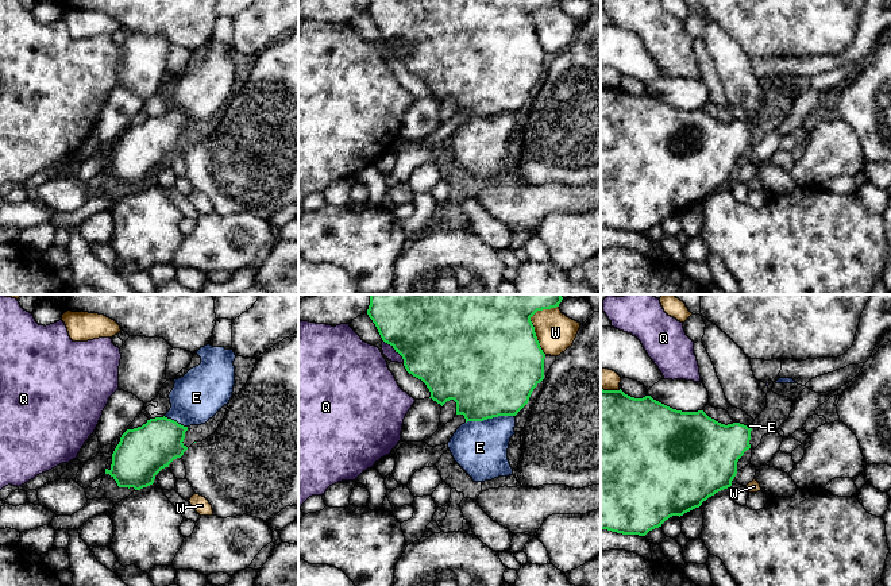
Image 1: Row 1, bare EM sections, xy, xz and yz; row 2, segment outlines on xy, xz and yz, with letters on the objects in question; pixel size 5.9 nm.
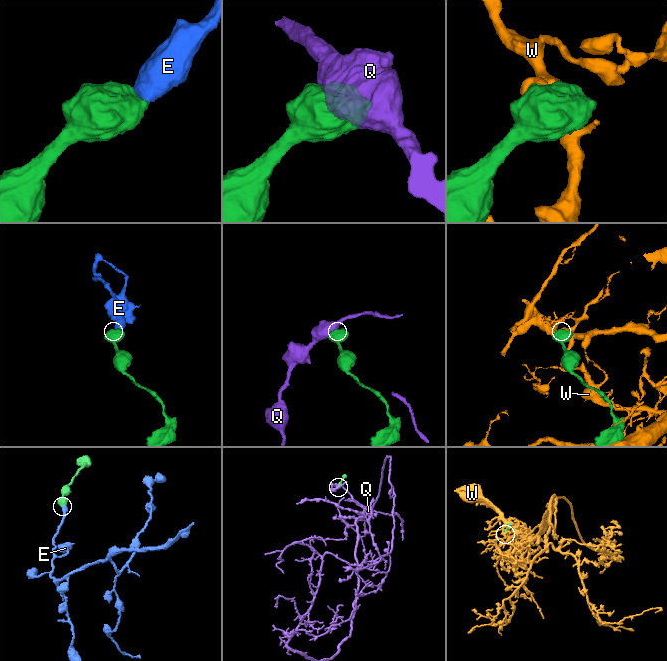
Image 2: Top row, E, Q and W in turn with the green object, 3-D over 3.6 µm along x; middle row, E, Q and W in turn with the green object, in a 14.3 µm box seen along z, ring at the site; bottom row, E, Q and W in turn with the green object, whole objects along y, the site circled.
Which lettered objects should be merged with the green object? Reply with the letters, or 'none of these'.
E

